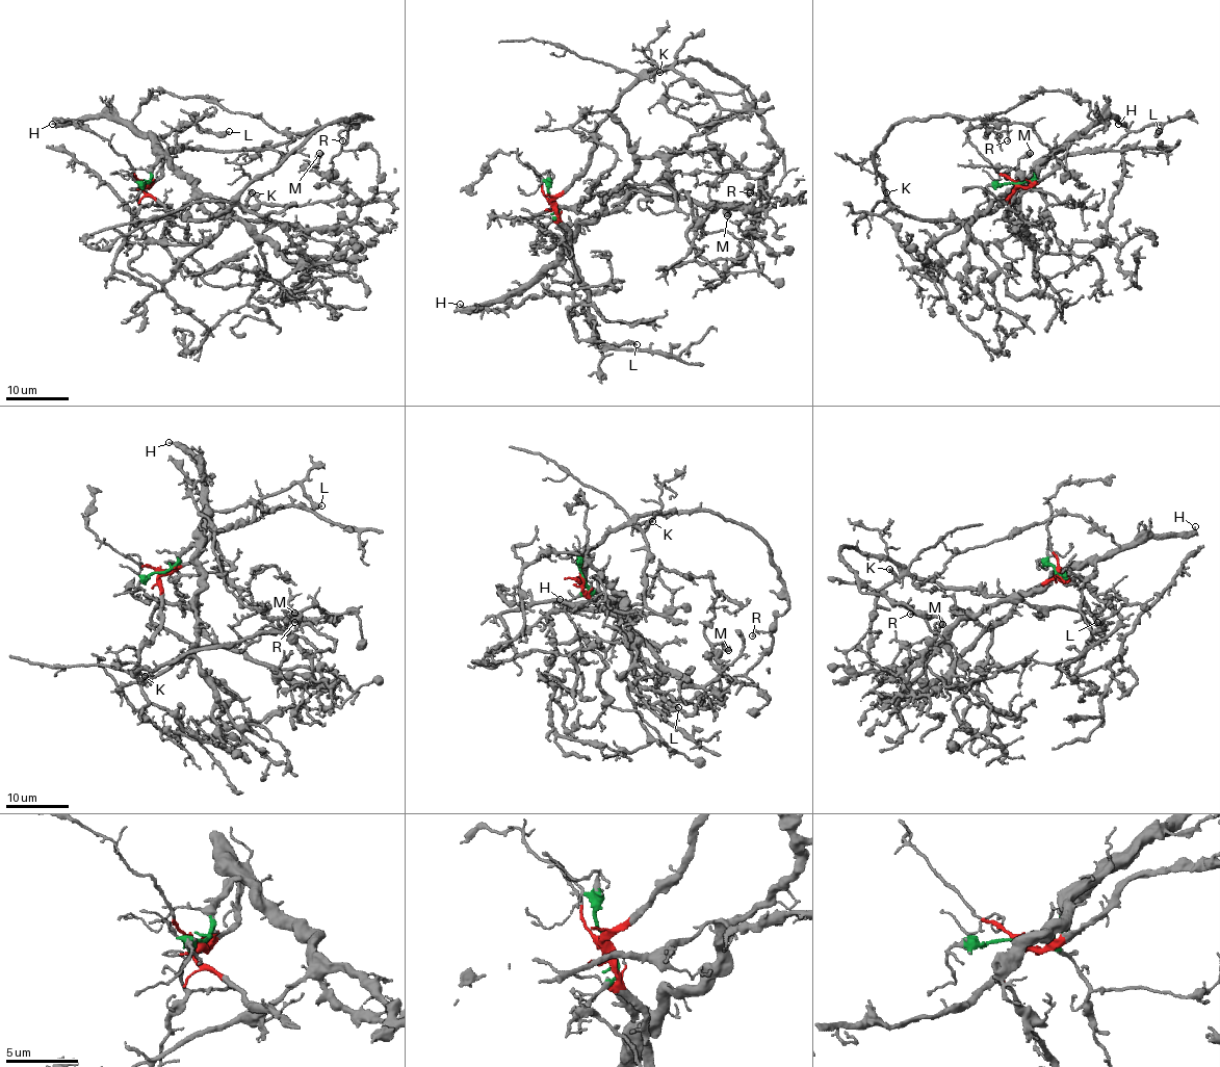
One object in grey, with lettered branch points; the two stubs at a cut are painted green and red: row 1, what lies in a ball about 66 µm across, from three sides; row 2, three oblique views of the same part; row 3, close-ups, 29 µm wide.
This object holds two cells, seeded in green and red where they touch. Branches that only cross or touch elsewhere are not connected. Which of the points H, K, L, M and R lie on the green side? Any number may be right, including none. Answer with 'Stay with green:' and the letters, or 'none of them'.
Stay with green: H, M

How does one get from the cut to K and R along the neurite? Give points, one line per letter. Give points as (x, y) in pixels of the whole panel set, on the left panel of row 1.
K: (147, 184), (144, 190), (186, 220), (207, 220), (235, 204), (243, 204), (253, 191)
R: (147, 184), (177, 215), (210, 218), (328, 124), (372, 120), (351, 124), (342, 141)

